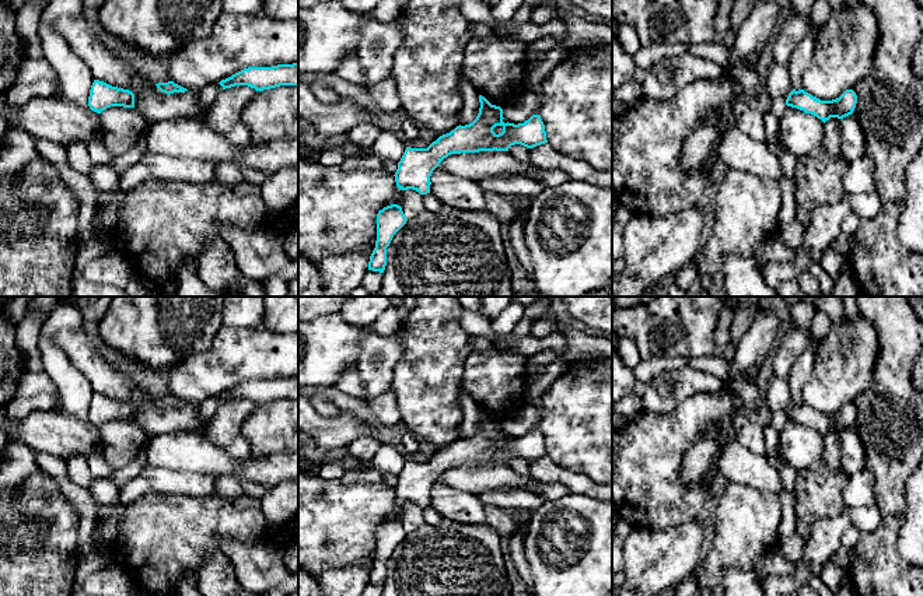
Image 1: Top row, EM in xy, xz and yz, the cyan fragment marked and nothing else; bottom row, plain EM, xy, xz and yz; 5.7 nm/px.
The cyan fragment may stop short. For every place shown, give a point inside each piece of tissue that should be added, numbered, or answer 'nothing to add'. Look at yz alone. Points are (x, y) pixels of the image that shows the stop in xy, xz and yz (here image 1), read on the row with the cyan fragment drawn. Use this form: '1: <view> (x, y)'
nothing to add

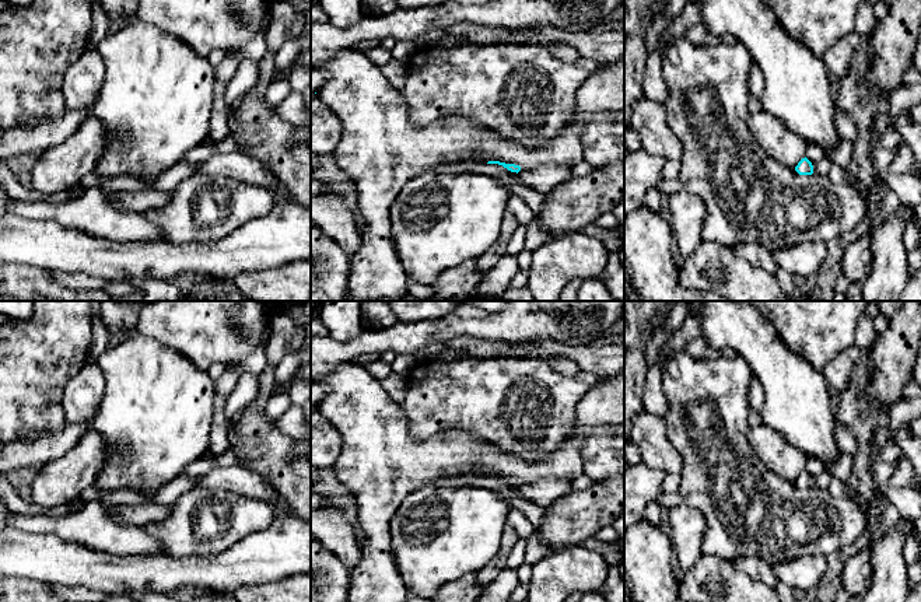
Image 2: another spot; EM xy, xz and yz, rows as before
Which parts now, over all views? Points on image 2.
1: xz (545, 178)

